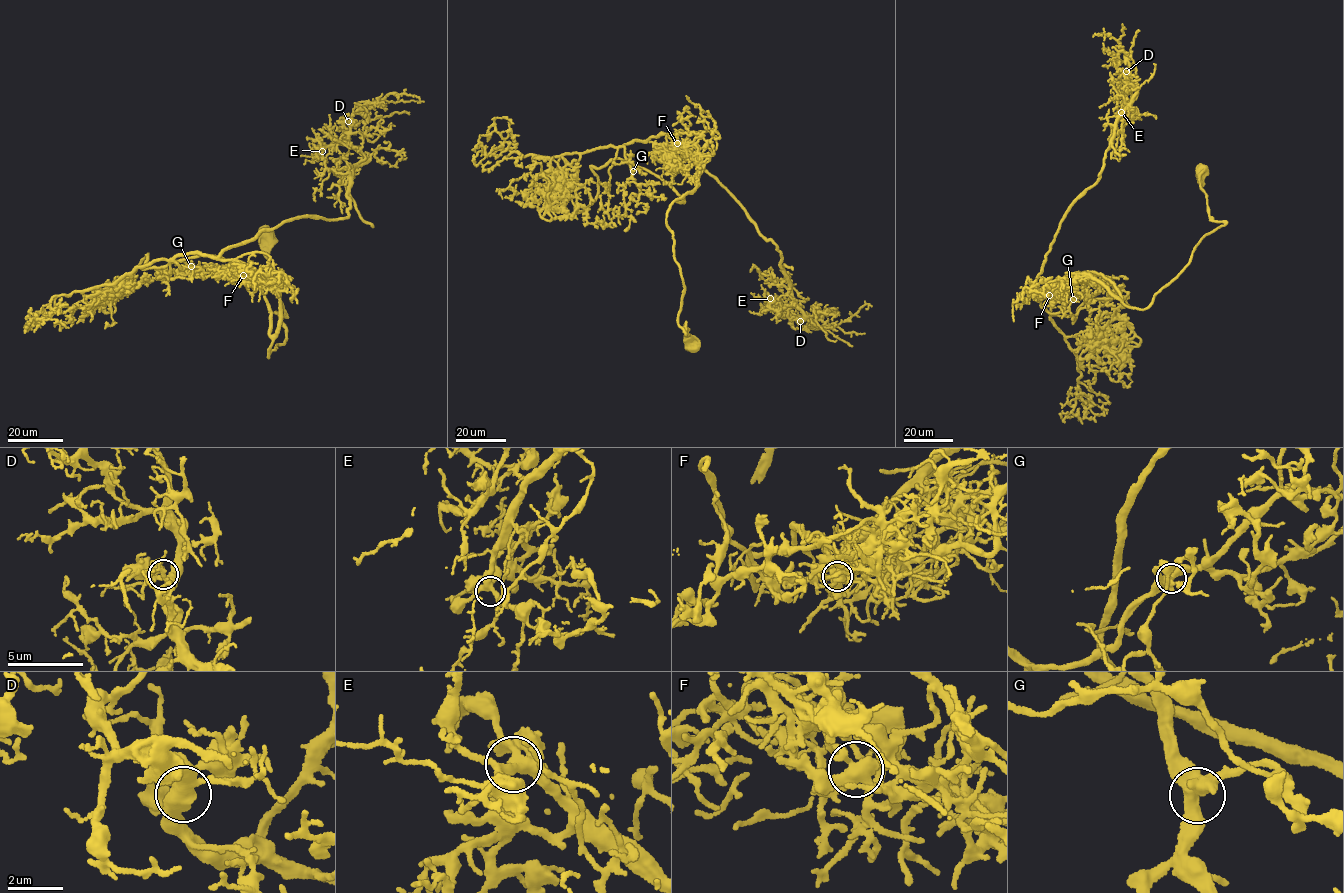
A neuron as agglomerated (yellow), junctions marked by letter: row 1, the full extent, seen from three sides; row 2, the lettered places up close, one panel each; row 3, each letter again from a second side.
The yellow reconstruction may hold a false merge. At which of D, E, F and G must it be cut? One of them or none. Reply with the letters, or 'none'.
F

